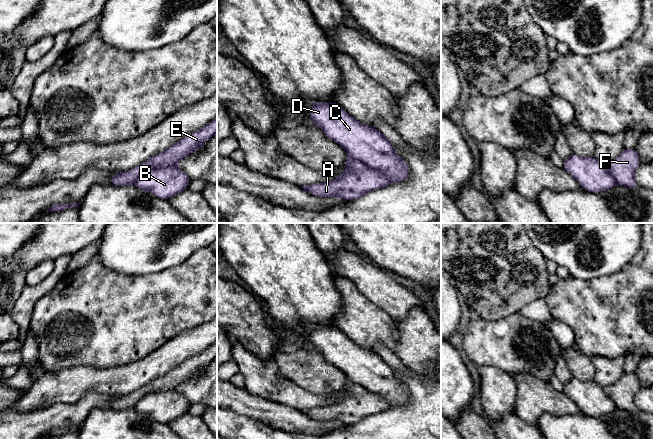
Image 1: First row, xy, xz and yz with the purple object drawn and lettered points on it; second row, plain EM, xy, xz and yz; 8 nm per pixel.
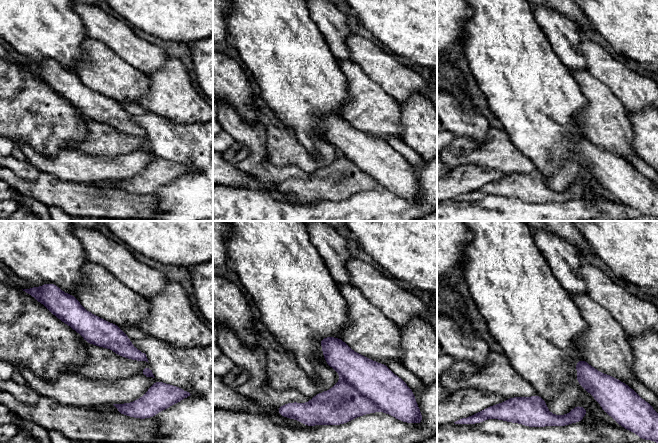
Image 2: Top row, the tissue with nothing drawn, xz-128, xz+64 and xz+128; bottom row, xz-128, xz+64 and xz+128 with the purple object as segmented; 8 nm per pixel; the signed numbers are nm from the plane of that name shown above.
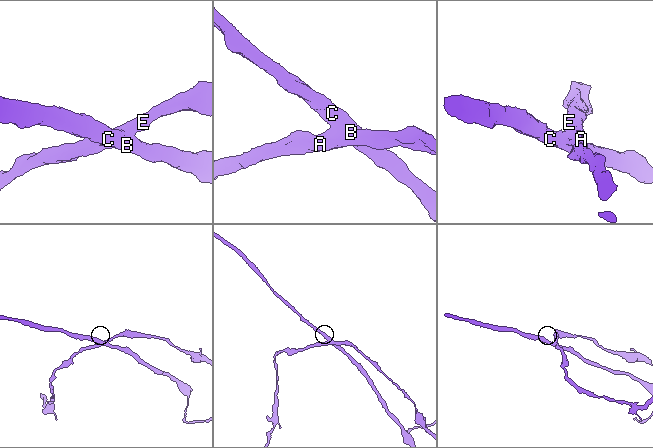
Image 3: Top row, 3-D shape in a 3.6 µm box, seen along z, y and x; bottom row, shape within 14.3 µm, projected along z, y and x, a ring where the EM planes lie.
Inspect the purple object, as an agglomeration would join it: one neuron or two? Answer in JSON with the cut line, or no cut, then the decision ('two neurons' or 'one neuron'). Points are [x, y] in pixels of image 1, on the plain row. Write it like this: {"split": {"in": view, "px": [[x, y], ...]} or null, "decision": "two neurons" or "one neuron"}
{"split": {"in": "xz", "px": [[349, 381], [360, 384], [367, 390], [382, 396], [389, 407]]}, "decision": "two neurons"}

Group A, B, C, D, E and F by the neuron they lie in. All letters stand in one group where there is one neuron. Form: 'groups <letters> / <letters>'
groups A E F / B C D

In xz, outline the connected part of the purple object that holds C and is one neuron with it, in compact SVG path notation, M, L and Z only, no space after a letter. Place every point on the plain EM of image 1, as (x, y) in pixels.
M314 325L309 333L311 346L321 352L326 361L343 371L349 382L359 384L367 391L387 400L389 408L406 405L409 400L407 386L396 376L394 369L375 351L355 344L335 326Z

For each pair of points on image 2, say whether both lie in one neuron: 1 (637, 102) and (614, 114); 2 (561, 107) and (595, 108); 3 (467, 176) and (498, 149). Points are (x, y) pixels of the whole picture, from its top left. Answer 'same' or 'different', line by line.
1: different
2: different
3: different

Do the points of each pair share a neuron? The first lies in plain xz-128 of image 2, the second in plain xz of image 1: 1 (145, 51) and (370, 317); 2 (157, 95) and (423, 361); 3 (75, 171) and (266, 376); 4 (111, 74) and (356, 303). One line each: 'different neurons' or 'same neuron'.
1: different neurons
2: same neuron
3: same neuron
4: same neuron

